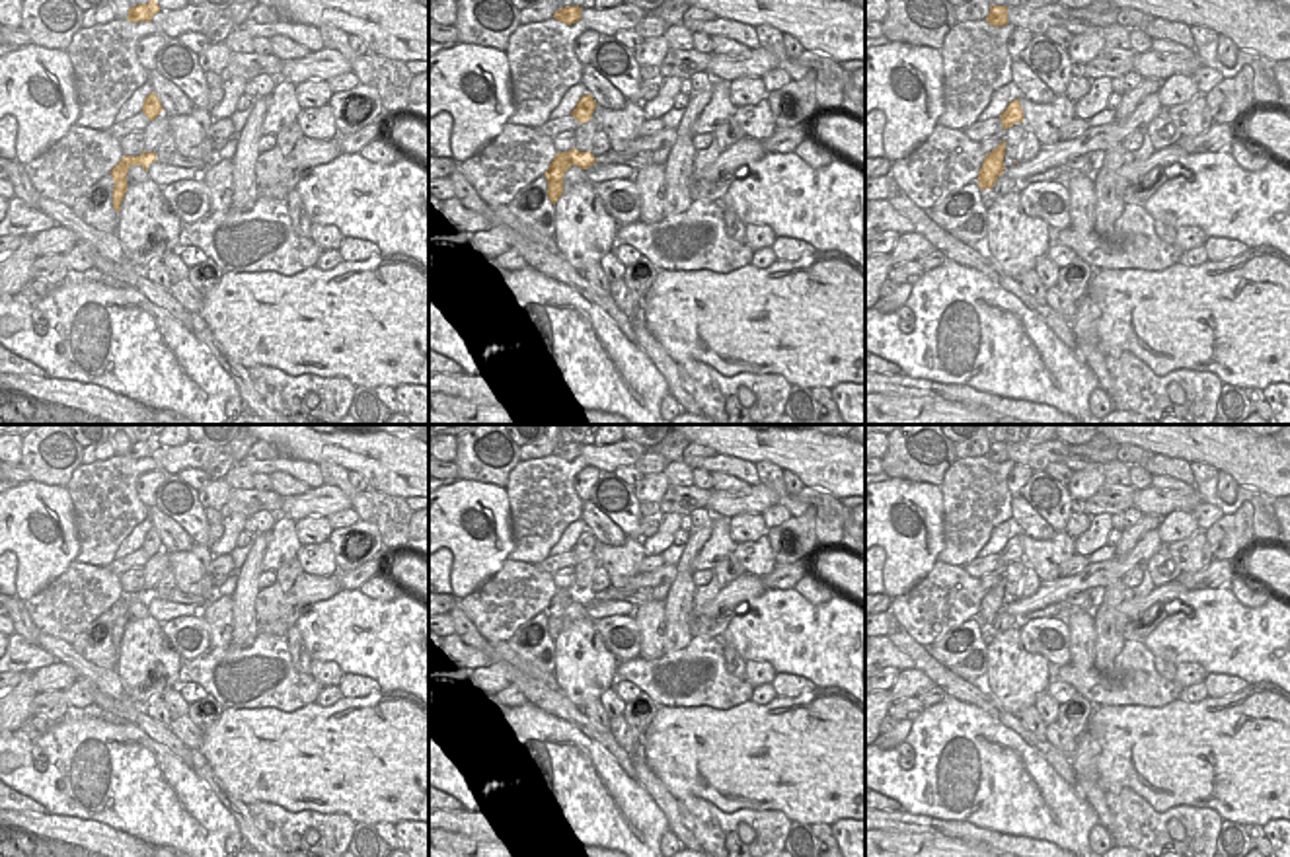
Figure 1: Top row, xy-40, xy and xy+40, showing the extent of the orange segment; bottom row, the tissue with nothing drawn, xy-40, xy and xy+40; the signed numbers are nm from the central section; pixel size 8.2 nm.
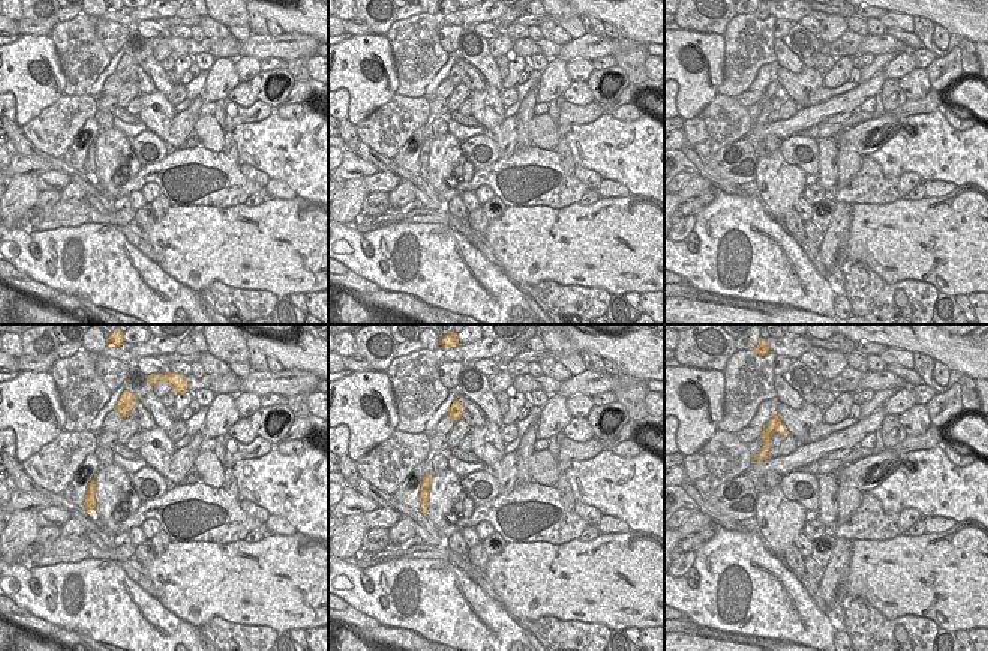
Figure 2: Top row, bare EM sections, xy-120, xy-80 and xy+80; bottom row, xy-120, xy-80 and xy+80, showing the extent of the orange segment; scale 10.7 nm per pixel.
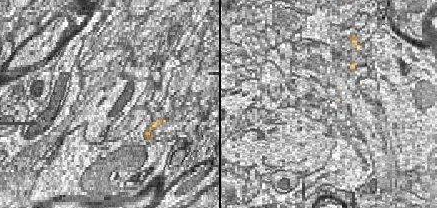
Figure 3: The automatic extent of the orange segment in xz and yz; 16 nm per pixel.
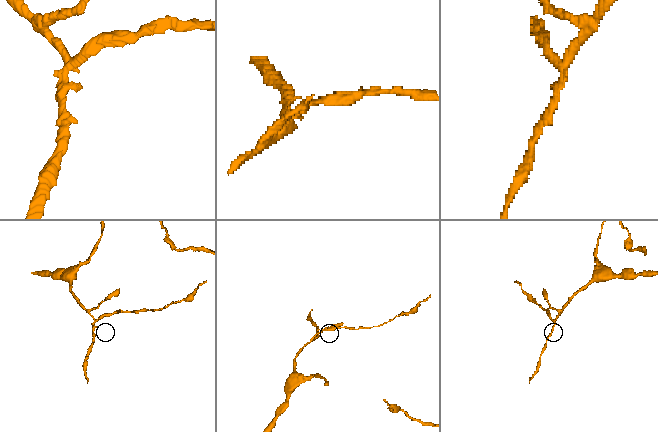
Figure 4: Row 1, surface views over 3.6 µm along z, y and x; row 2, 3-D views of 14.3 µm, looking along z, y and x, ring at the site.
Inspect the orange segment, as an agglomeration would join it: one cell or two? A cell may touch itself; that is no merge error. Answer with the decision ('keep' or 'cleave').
keep

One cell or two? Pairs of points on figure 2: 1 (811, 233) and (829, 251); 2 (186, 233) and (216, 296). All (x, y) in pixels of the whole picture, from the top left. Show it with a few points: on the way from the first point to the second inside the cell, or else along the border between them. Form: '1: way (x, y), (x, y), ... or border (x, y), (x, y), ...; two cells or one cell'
1: border (825, 233), (817, 246); two cells
2: border (245, 288), (212, 281), (198, 291); two cells

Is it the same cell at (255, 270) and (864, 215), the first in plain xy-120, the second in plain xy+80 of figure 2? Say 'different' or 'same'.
same

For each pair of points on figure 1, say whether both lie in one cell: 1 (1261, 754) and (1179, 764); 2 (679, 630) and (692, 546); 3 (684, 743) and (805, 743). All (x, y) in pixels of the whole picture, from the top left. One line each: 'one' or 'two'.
1: one
2: one
3: one

